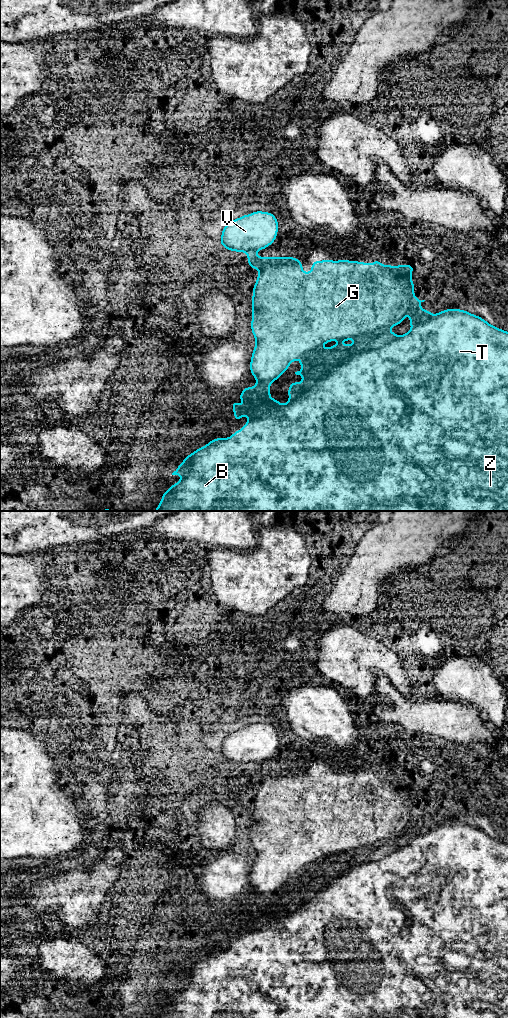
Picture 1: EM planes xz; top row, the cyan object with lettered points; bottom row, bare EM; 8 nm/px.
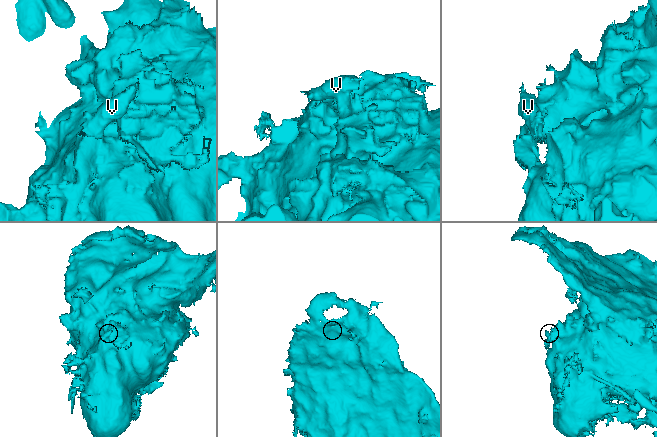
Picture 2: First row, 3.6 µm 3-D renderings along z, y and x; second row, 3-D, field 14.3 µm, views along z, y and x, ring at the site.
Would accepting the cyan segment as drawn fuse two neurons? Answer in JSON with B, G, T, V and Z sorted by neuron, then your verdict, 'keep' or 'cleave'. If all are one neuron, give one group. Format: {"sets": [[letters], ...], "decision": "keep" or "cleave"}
{"sets": [["B", "G", "T", "Z"], ["V"]], "decision": "cleave"}

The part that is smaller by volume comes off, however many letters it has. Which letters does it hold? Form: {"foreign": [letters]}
{"foreign": ["V"]}

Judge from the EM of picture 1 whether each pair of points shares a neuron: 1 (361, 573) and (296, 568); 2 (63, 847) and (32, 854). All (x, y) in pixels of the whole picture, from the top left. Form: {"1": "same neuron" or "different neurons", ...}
{"1": "different neurons", "2": "same neuron"}

